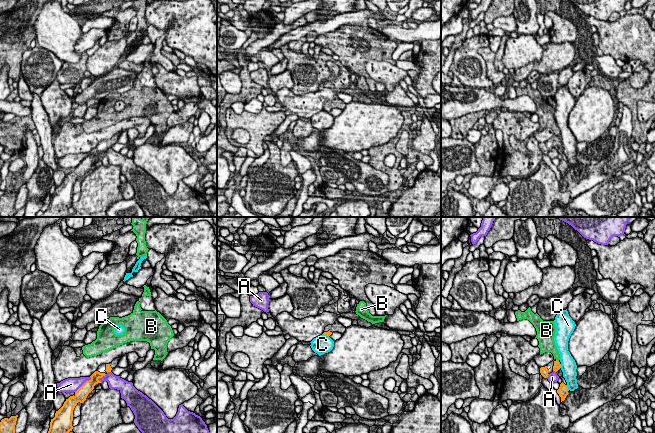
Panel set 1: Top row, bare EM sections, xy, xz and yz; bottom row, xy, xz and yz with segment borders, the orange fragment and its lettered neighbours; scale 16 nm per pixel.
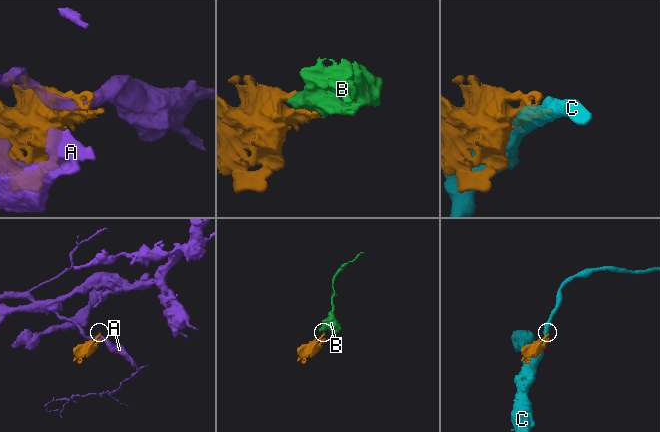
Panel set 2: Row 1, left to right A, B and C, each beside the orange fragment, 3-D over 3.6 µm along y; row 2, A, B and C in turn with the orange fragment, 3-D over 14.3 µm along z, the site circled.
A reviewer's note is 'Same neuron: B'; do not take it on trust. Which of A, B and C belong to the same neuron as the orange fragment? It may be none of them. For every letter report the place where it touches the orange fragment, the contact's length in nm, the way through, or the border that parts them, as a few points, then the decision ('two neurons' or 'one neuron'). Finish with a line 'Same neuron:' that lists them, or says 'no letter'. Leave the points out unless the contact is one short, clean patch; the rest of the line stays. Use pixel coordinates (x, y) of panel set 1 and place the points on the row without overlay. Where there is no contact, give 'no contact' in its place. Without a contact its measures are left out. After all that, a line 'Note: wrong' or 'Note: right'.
A: contact xy (83, 160); length 360 nm; two neurons
B: contact yz (557, 136); length 60 nm; border yz (556, 135), (558, 137); two neurons
C: contact yz (567, 163); length 100 nm; two neurons
Same neuron: no letter
Note: wrong

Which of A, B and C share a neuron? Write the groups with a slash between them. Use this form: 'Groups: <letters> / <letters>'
Groups: A / B / C

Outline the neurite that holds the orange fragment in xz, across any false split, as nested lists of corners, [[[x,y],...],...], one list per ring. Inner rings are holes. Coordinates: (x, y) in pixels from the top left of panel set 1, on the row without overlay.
[[[335,97],[333,101],[328,101],[325,103],[324,111],[330,112],[333,108],[339,108],[343,110],[346,107],[346,103],[344,103],[341,99],[338,97]]]

